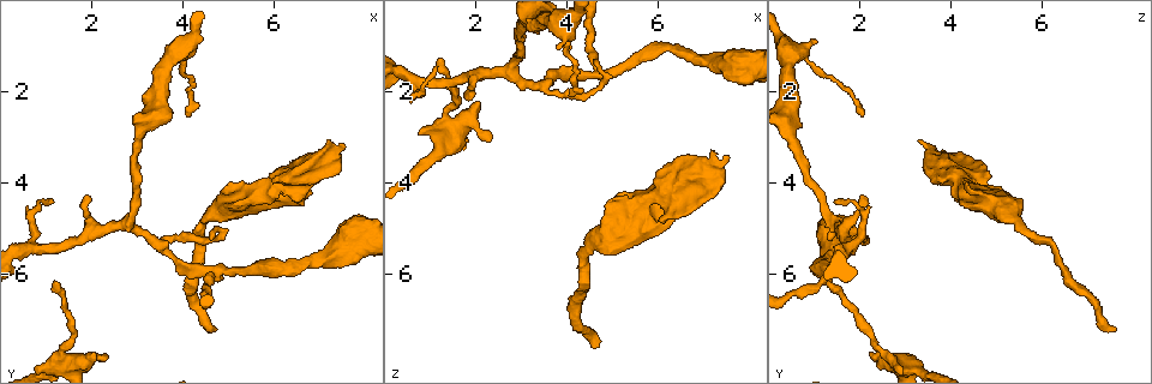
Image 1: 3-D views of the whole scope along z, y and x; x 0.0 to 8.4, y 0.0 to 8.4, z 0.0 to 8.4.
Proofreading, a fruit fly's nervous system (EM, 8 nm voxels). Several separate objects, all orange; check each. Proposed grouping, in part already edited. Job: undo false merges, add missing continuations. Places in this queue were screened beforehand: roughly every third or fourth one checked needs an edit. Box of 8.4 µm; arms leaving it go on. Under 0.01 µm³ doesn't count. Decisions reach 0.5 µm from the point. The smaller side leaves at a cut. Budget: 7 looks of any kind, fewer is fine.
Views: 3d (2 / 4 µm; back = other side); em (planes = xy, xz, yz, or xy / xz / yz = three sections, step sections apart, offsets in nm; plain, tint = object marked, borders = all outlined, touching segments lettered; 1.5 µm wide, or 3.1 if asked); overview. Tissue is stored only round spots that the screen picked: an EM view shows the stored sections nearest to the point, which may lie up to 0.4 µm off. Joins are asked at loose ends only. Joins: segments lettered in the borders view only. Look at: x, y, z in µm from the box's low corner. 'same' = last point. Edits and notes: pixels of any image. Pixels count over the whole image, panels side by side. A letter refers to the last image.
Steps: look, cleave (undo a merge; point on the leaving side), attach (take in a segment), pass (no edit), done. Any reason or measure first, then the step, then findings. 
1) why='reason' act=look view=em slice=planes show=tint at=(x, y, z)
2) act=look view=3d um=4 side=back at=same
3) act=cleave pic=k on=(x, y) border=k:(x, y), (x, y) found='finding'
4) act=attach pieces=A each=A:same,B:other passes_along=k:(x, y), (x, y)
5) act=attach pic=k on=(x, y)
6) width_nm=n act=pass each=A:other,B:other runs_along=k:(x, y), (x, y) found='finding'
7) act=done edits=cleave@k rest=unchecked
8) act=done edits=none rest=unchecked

why='three-way junction' act=look view=em slice=planes show=plain at=(4.85, 5.90, 1.65)

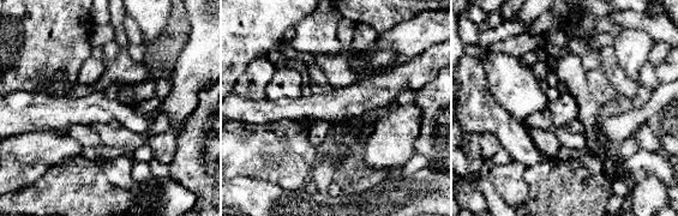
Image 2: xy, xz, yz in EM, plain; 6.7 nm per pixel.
act=look view=em slice=planes show=tint at=same

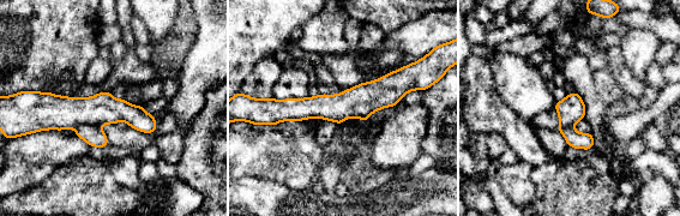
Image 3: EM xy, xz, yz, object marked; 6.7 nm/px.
act=look view=em slice=planes show=borders at=same

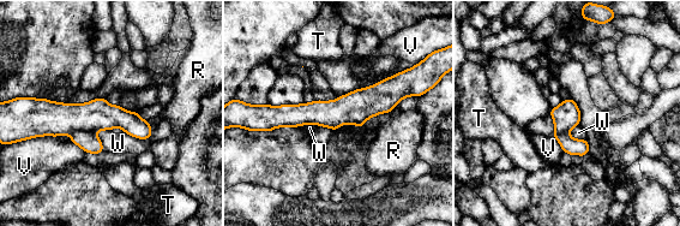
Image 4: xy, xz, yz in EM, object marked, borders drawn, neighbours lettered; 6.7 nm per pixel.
act=cleave pic=4 on=(89, 142) each=R:other,T:other,V:other,W:other border=4:(94, 131), (77, 130), (70, 135) found='a second cell is stuck on'

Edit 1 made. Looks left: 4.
why='see it whole again' act=look view=overview

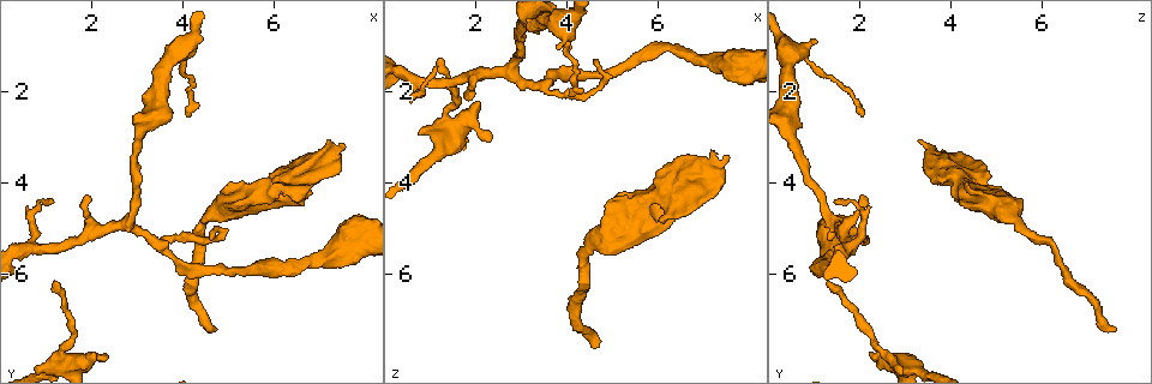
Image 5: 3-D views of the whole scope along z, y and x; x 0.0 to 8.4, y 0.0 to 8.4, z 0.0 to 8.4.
why='thick end' act=look view=em slice=xy step=4 show=tint at=(2.05, 7.75, 2.20)

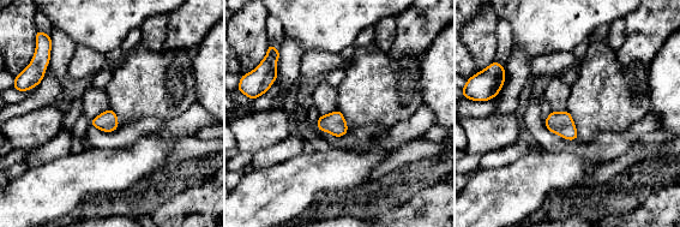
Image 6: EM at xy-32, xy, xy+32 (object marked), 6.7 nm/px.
why='cut it another way' act=look view=em slice=planes show=tint at=same

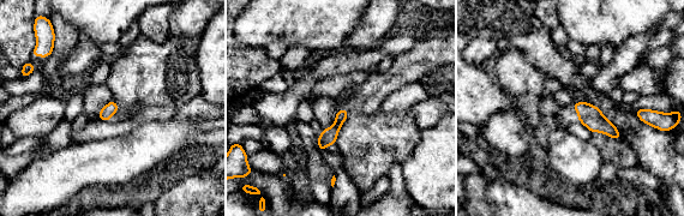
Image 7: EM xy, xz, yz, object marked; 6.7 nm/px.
why='see the neighbours' act=look view=em slice=planes show=borders at=same

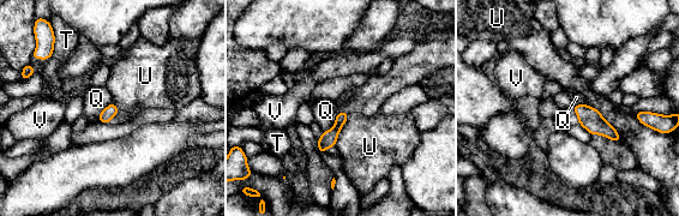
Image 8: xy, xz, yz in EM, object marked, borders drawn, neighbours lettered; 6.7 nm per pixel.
act=pass each=Q:other,T:other,U:other,V:other runs_along=8:(342, 114), (337, 127), (322, 149) found='no lettered segment goes on from it'

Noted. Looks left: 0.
act=done edits=cleave@4 rest=unchecked

